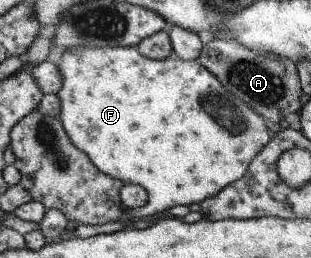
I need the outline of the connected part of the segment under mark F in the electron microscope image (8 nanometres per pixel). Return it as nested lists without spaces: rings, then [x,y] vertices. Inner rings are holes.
[[[102,47],[102,48],[73,48],[61,52],[58,56],[54,56],[60,68],[62,76],[62,86],[57,93],[60,99],[60,120],[65,128],[66,134],[73,140],[74,145],[86,150],[85,154],[89,156],[90,162],[94,164],[101,172],[109,175],[111,178],[126,182],[128,184],[140,184],[146,188],[146,192],[150,194],[150,200],[142,208],[127,209],[126,218],[134,220],[134,218],[150,218],[158,212],[164,212],[172,206],[178,204],[186,204],[190,207],[192,204],[200,204],[219,194],[218,190],[222,191],[226,186],[233,184],[240,178],[243,178],[250,167],[250,162],[264,149],[264,146],[270,142],[272,133],[266,125],[266,120],[255,112],[250,106],[247,106],[242,100],[234,97],[222,88],[222,84],[211,74],[204,66],[201,66],[197,61],[184,61],[175,54],[165,60],[153,60],[145,58],[136,47]]]

